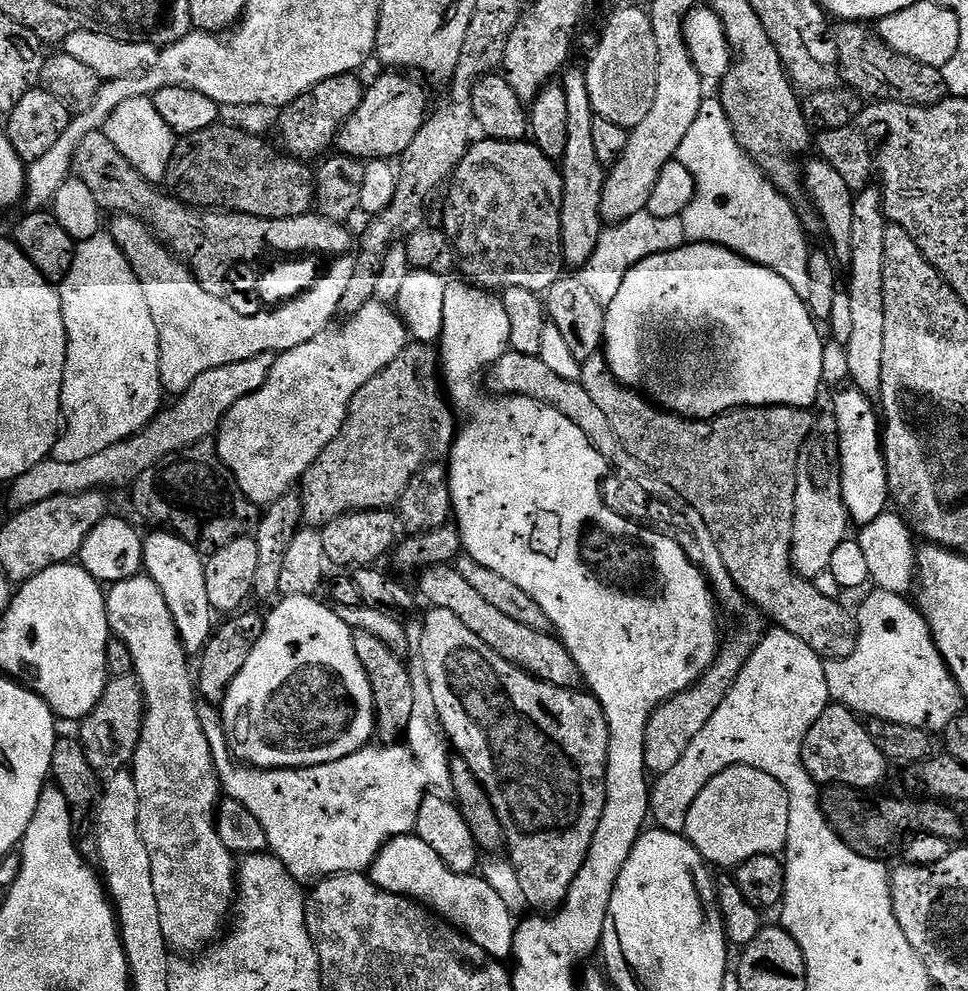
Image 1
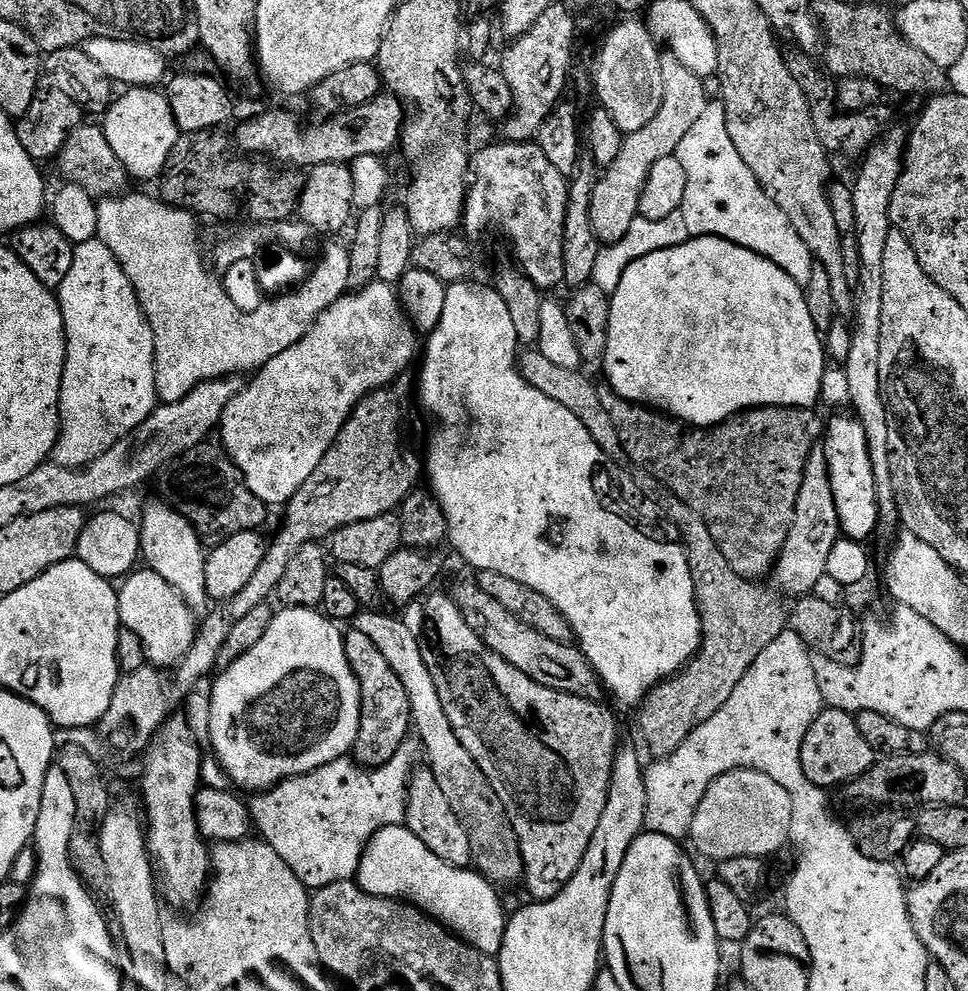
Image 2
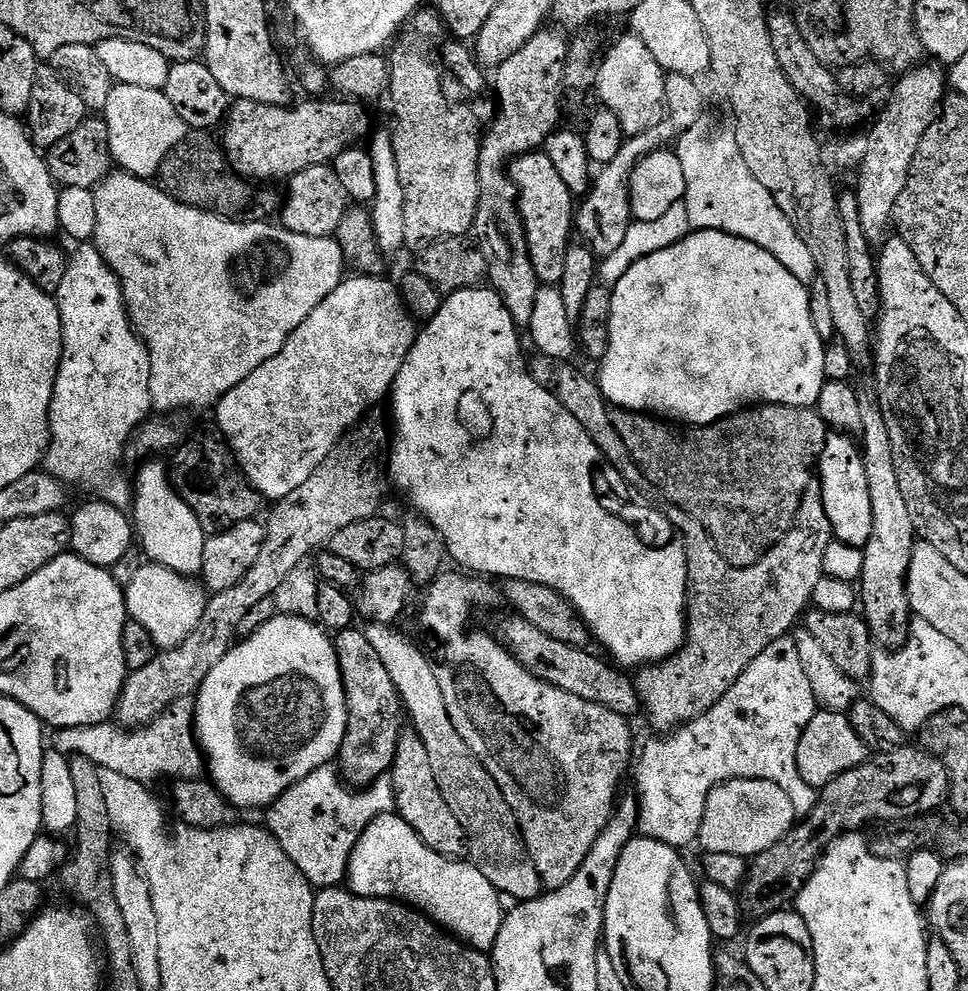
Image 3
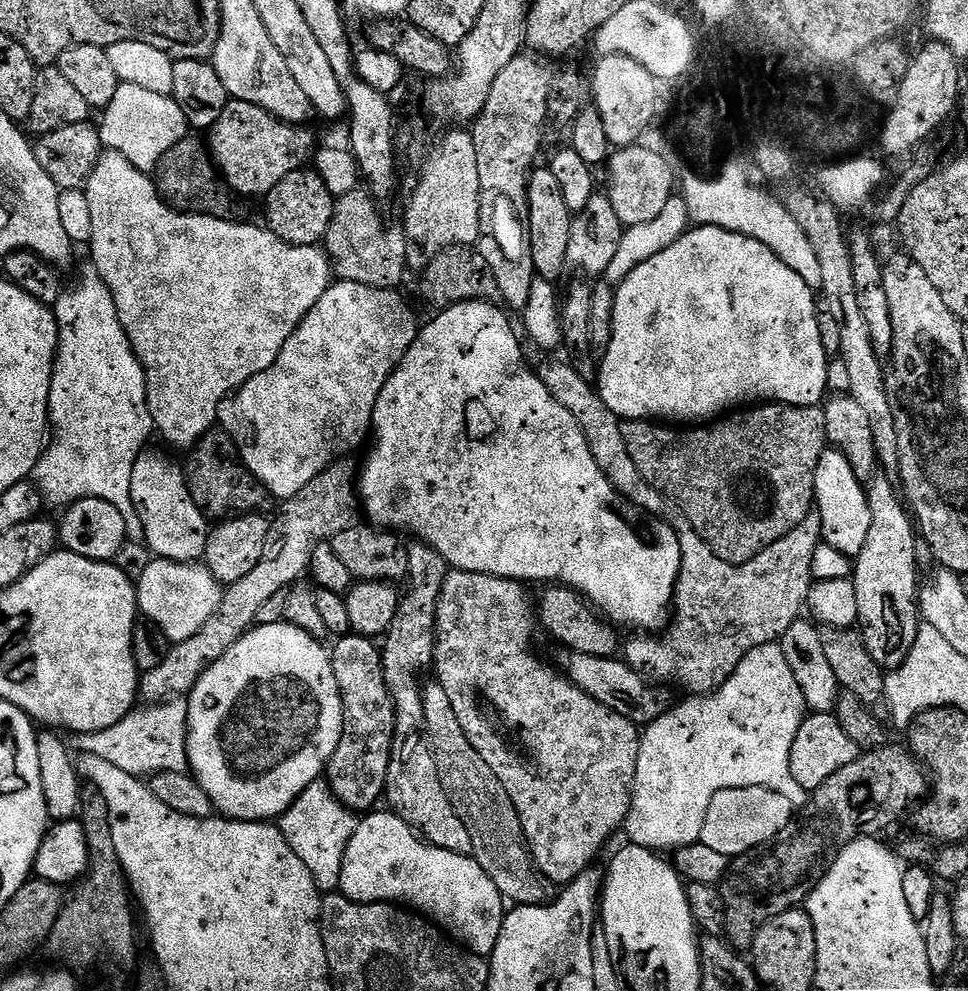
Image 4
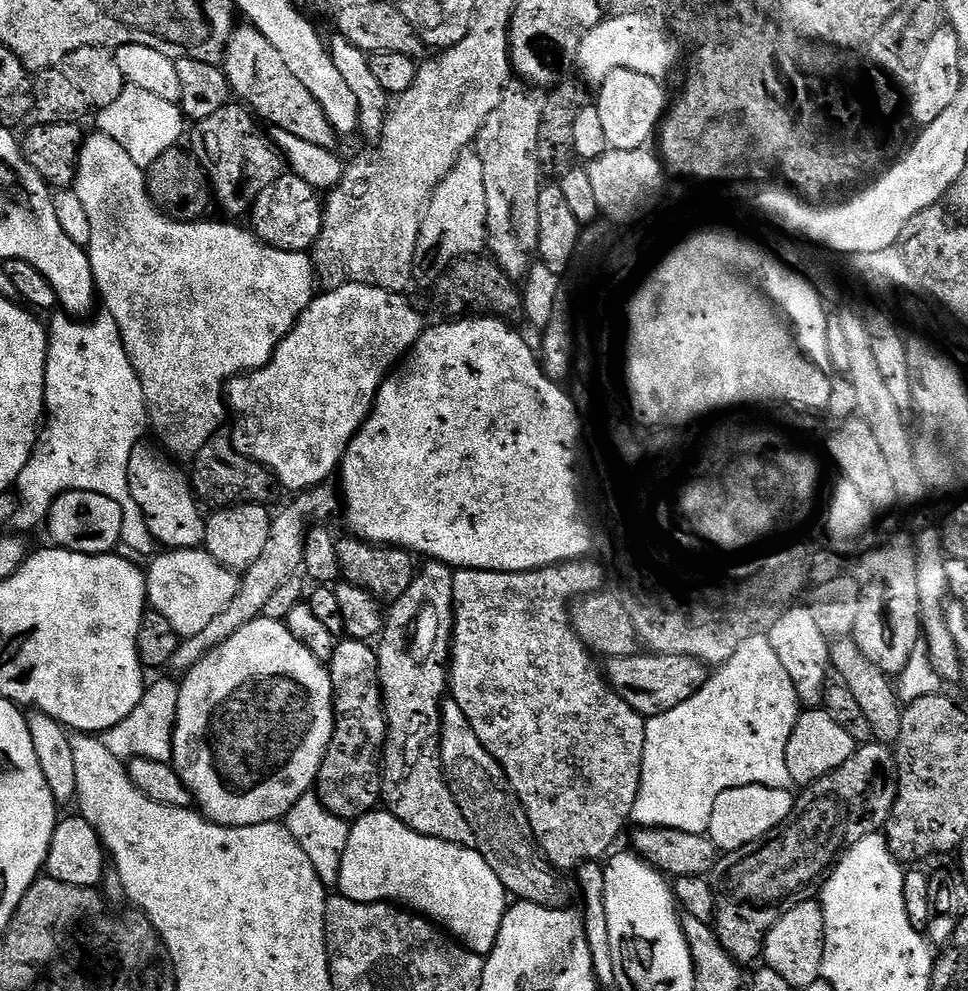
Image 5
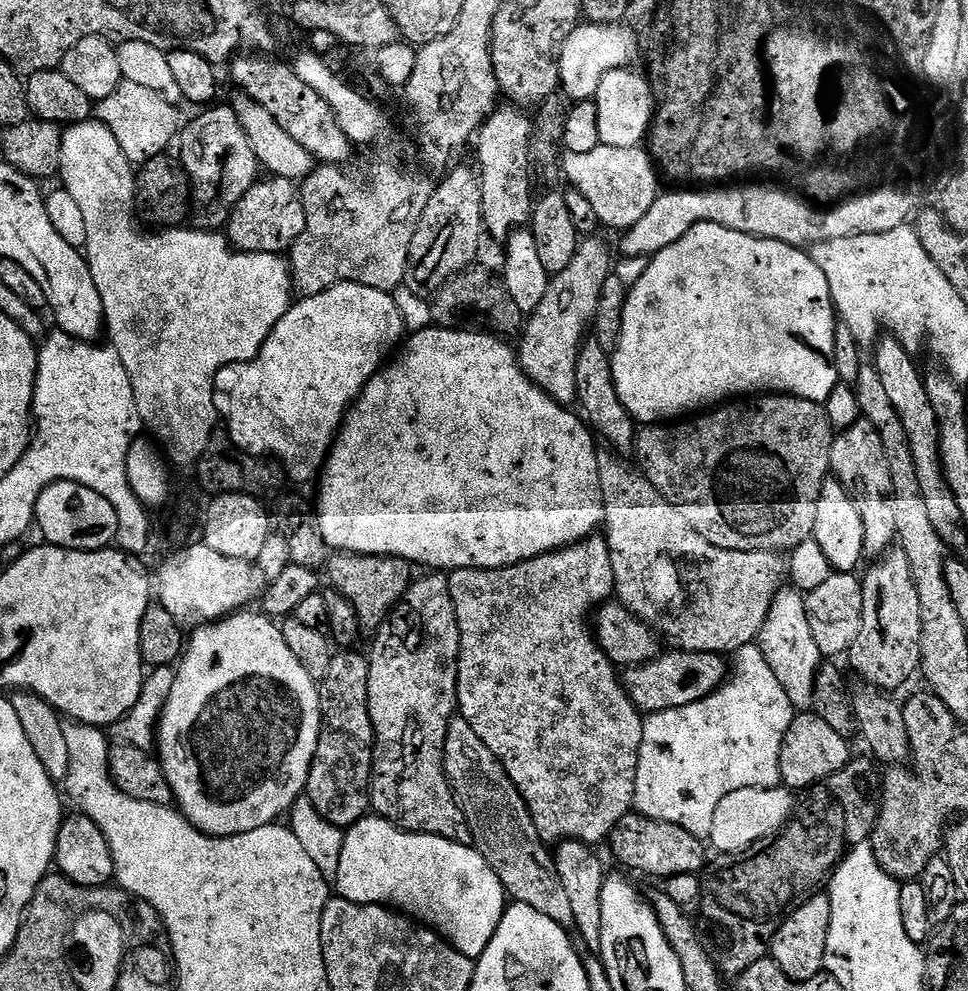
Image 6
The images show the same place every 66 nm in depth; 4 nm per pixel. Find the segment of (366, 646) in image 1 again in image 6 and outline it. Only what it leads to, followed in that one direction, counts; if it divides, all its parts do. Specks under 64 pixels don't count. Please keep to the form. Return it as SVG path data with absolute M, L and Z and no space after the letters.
M340 650L330 662L330 670L322 678L320 689L320 737L310 766L306 798L318 814L334 827L347 830L369 815L372 802L372 763L376 735L370 722L368 695L370 694L370 666L367 655L359 656L356 650Z

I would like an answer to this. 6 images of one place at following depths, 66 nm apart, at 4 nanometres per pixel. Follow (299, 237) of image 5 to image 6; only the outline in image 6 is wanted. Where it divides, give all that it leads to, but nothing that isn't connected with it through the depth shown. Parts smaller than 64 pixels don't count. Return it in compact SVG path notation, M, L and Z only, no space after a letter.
M278 176L264 178L255 183L232 208L226 225L228 243L238 252L284 254L305 230L306 210L299 187L293 181Z

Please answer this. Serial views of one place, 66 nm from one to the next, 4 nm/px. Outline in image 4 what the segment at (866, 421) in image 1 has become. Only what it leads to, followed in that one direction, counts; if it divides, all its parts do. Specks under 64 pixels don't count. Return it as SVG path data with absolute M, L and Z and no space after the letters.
M825 447L822 458L818 462L818 470L814 474L814 490L816 491L814 508L820 513L823 543L834 546L834 550L842 550L842 554L847 556L853 558L860 556L866 546L866 538L870 535L868 494L865 485L854 474L854 466L850 466L846 454L842 454L838 448Z

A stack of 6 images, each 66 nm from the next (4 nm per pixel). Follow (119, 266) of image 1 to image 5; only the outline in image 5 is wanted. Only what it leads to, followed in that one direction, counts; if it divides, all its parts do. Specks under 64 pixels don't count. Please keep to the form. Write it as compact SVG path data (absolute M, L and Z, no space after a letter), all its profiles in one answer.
M101 311L100 316L93 315L83 322L67 314L59 315L47 325L46 419L40 429L36 449L14 485L18 503L11 527L17 533L28 534L31 528L39 524L41 527L47 521L52 503L63 492L86 490L118 502L118 507L122 509L120 539L123 547L140 556L151 557L158 544L152 539L146 518L131 497L127 485L131 451L145 439L144 431L147 433L150 428L142 384L138 382L138 374L124 350L120 331L109 312Z

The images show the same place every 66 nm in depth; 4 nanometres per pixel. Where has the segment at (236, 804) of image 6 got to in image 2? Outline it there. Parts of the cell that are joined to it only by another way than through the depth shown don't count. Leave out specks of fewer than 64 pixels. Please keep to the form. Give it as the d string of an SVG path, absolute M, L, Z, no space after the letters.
M284 608L277 611L270 622L270 630L262 634L262 642L254 646L242 658L227 665L215 677L216 685L210 689L210 746L216 751L216 757L220 759L220 765L224 768L224 775L229 781L237 784L237 789L245 788L248 794L266 792L275 784L288 780L291 776L301 776L307 772L318 770L335 760L343 760L352 751L358 738L358 726L360 725L360 691L358 690L358 678L354 678L354 670L350 670L350 662L346 658L346 646L344 645L344 632L333 621L324 615L323 611L315 608Z

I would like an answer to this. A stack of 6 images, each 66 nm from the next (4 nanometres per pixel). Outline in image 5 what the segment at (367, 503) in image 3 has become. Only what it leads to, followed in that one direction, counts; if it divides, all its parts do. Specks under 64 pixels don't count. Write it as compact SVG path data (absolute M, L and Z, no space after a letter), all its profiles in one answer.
M323 483L316 488L308 488L293 499L296 501L289 508L284 508L280 513L275 513L272 516L270 534L266 534L266 546L262 549L258 562L254 562L254 566L250 566L248 571L243 573L240 589L234 594L230 606L221 616L215 616L206 625L206 630L202 630L202 634L194 634L181 639L170 665L171 671L174 670L177 674L187 672L207 652L212 652L220 647L226 642L226 638L230 638L235 632L242 630L242 626L246 626L264 615L264 607L266 602L270 602L274 590L278 590L278 586L282 586L282 582L293 579L301 571L305 533L308 532L310 526L317 522L328 522L326 520L331 518L332 492L328 487L327 483Z

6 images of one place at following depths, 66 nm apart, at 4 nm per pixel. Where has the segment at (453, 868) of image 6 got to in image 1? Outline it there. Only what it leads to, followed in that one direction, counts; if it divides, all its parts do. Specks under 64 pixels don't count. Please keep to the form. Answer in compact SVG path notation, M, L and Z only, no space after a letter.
M409 834L388 841L372 863L370 875L379 888L423 904L453 928L460 929L496 960L504 962L511 957L517 921L506 904L490 888L483 875L463 876L450 870L442 858L422 842L422 838Z

